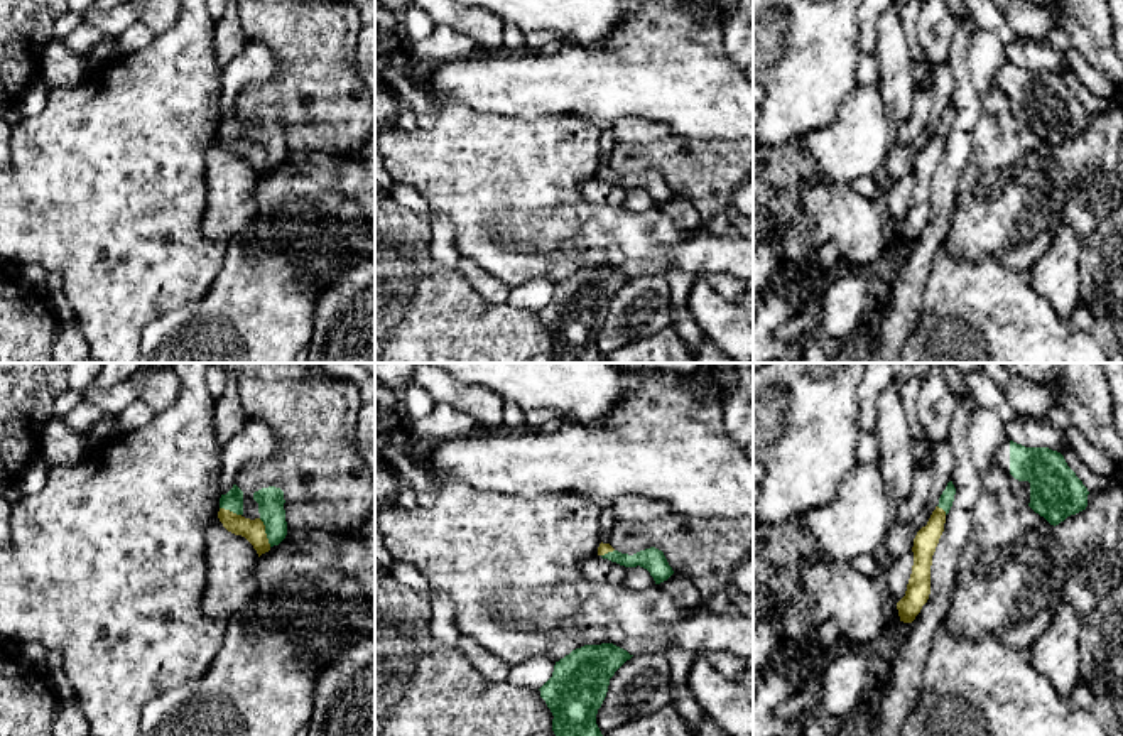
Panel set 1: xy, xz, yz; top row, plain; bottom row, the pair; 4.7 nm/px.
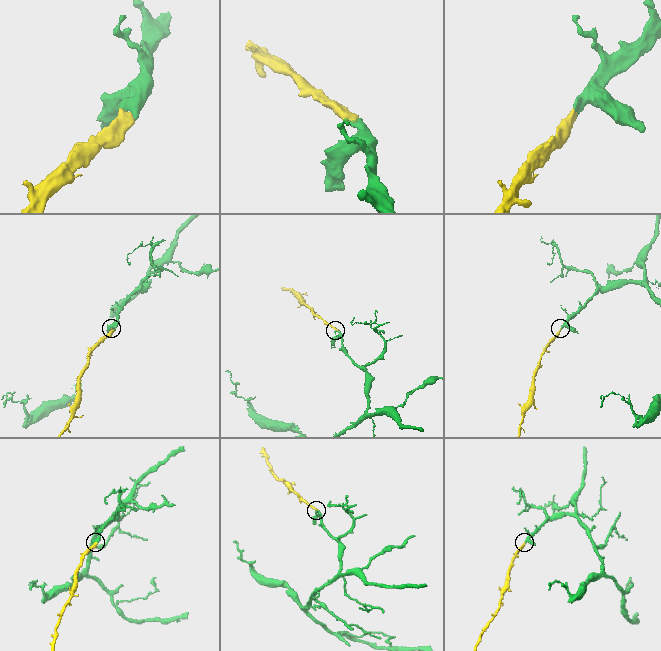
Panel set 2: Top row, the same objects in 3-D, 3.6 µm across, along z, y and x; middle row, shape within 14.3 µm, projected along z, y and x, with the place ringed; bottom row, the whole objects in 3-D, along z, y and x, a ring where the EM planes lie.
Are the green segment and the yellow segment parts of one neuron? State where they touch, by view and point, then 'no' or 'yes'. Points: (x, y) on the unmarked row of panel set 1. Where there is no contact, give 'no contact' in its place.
meets green in xy at (265, 154); yes

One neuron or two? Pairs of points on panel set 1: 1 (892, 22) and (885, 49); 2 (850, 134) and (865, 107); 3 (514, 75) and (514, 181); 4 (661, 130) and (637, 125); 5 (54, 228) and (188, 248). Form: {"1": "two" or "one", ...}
{"1": "one", "2": "one", "3": "two", "4": "one", "5": "one"}

